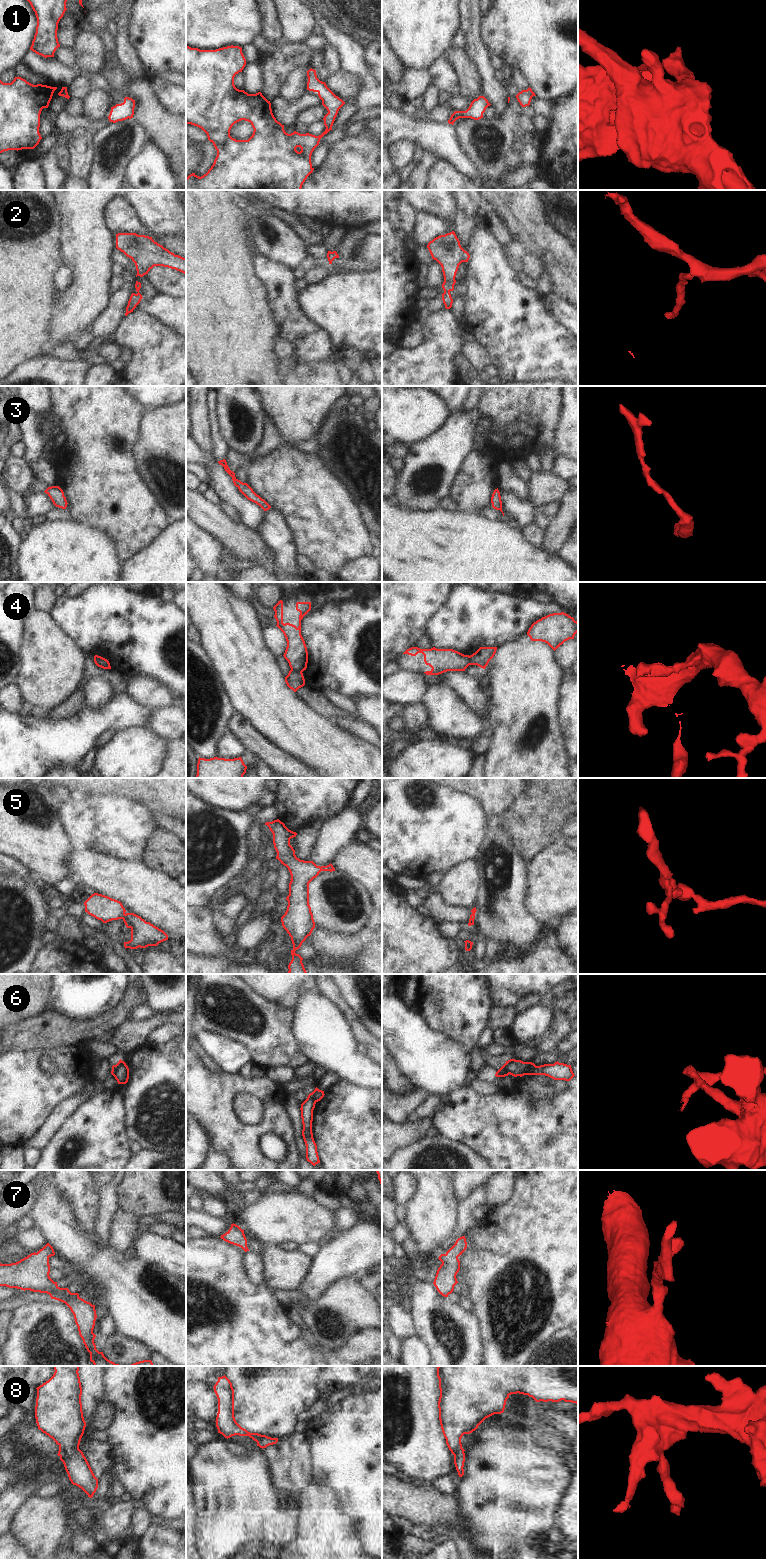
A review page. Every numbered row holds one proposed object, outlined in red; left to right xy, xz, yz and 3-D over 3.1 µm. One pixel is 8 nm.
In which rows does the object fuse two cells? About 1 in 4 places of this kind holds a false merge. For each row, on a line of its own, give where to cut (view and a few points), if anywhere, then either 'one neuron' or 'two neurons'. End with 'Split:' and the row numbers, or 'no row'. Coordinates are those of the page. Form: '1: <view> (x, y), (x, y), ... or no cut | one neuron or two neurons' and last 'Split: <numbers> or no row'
1: no cut | one neuron
2: no cut | one neuron
3: no cut | one neuron
4: xz (291, 669), (301, 672) | two neurons
5: no cut | one neuron
6: yz (503, 1065), (509, 1073) | two neurons
7: no cut | one neuron
8: no cut | one neuron
Split: 4, 6

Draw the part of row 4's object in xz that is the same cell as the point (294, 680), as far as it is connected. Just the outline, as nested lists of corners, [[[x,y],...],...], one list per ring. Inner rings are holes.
[[[294,670],[289,671],[288,675],[285,677],[285,682],[294,692],[305,685],[303,673]]]

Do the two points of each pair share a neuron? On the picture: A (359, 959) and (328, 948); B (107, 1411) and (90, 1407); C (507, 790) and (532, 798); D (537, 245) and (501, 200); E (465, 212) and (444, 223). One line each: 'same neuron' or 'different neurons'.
A: same neuron
B: different neurons
C: different neurons
D: same neuron
E: different neurons

